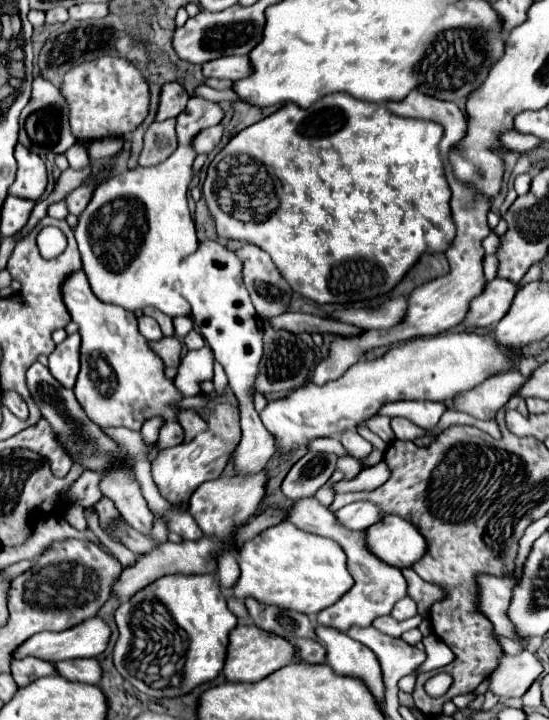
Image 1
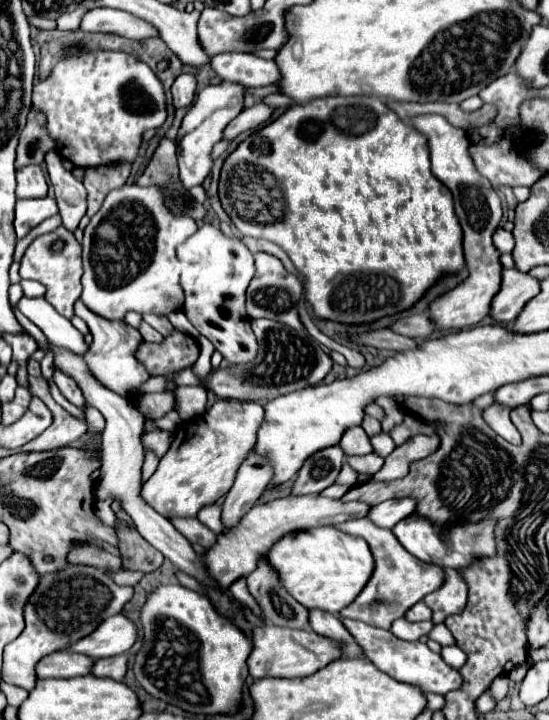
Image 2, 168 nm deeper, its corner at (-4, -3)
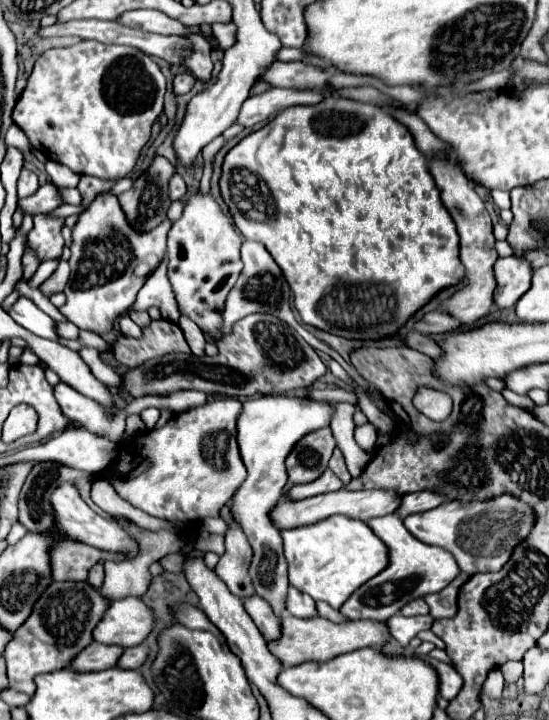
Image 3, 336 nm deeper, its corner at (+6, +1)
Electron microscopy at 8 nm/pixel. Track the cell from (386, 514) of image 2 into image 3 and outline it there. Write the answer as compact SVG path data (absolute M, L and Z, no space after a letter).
M433 491L407 493L407 495L401 495L401 501L399 501L399 507L395 509L395 515L401 517L401 519L405 519L407 515L433 509L433 507L441 505L443 501L445 501L445 497L439 495L439 493L433 493Z

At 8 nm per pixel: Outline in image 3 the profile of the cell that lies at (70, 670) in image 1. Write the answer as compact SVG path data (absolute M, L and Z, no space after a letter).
M137 645L137 647L129 647L123 651L123 655L117 661L119 669L139 669L147 657L147 645Z

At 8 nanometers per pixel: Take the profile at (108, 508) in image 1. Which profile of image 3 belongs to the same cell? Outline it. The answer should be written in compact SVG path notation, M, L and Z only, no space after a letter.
M97 563L89 571L87 582L93 585L97 590L100 590L104 579L104 567L102 564Z

